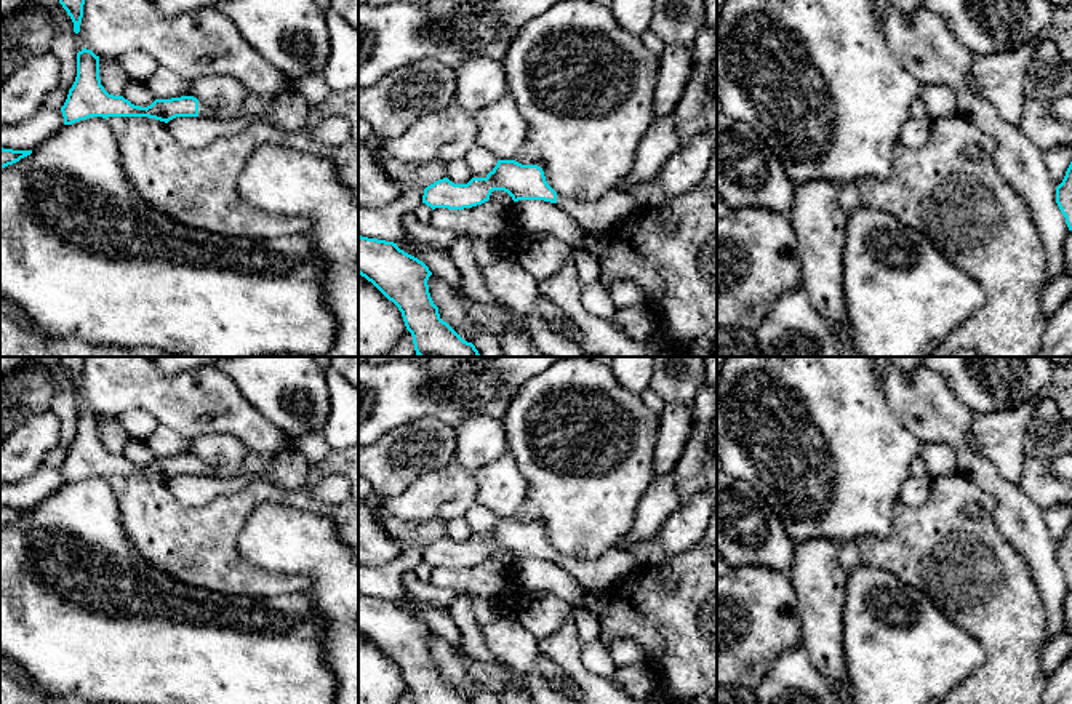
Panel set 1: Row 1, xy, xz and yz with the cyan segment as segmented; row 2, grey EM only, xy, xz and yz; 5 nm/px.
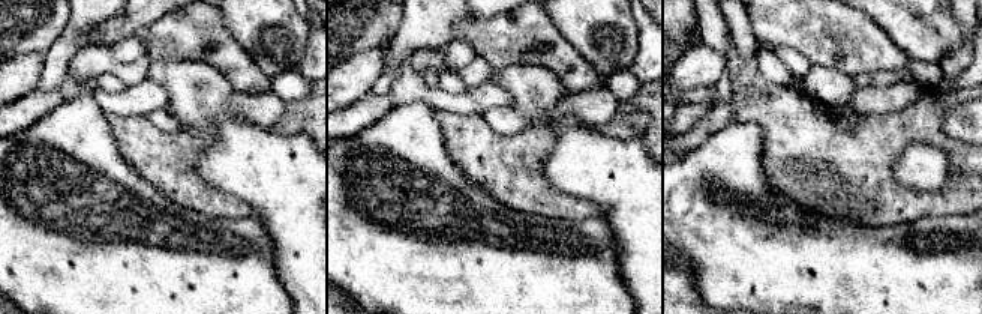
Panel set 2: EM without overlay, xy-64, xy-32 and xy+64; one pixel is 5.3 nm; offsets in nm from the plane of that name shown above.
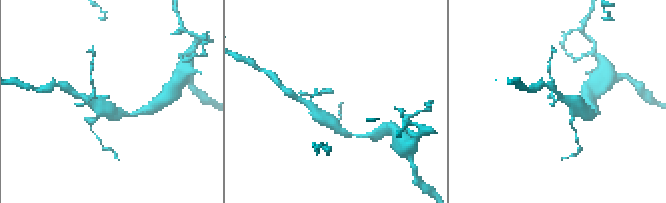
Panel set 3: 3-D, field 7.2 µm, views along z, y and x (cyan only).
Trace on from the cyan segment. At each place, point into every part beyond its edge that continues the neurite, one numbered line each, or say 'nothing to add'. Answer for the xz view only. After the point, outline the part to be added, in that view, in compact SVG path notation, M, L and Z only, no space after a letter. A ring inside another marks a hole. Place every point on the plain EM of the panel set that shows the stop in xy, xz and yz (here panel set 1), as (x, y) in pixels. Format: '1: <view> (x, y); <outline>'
1: xz (594, 575); M619 547L608 549L595 560L573 558L557 552L555 563L565 568L587 592L608 590L638 565L630 552Z

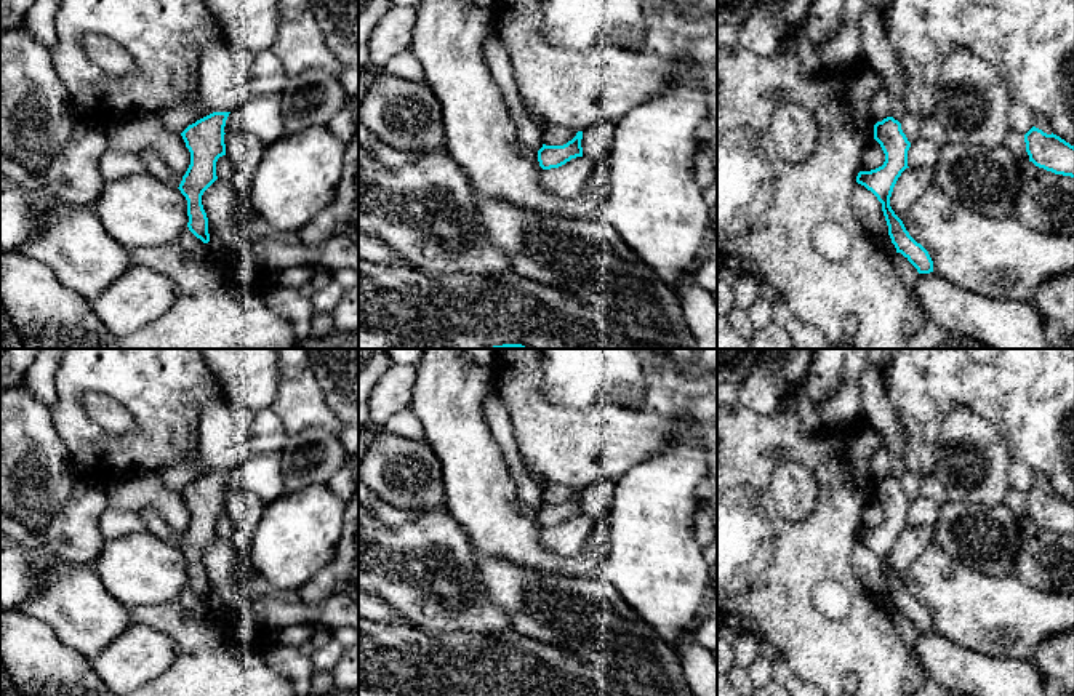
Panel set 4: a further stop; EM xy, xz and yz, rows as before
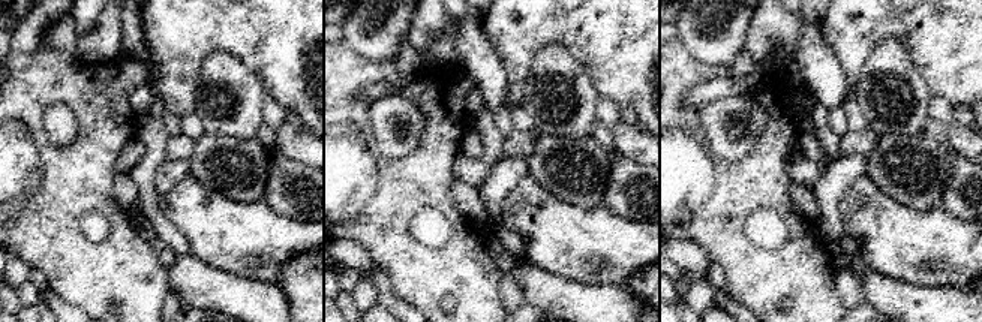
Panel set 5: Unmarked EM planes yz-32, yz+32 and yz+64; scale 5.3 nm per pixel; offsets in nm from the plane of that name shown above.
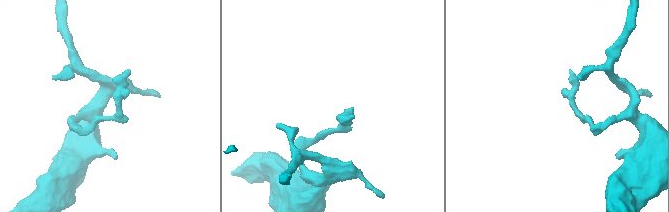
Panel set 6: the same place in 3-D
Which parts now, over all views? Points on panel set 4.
nothing to add

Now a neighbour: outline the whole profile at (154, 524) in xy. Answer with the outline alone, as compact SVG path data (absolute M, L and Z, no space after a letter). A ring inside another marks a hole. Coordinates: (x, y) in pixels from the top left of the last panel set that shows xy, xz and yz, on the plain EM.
M144 509L139 512L139 517L142 518L146 525L146 531L155 534L165 542L170 542L173 546L179 546L182 534L174 533L162 518L162 515L152 509Z

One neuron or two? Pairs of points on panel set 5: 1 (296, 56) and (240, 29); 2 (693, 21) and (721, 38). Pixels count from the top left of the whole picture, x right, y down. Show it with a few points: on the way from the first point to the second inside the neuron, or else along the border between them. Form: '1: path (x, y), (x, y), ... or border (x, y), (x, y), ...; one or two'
1: path (282, 42), (273, 33), (254, 30); one
2: path (700, 24), (709, 26), (714, 30); one

